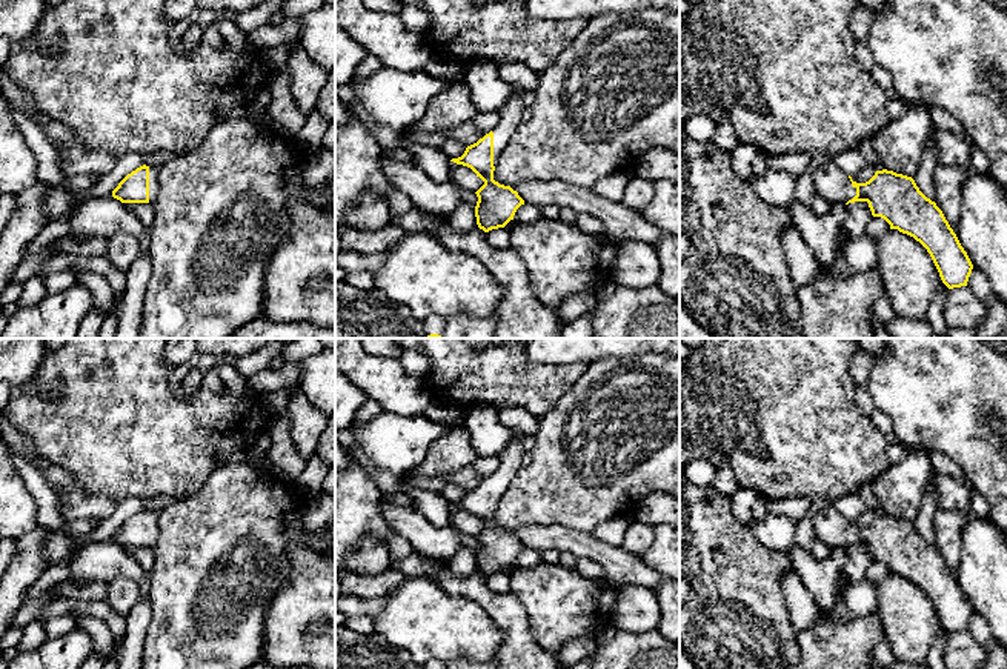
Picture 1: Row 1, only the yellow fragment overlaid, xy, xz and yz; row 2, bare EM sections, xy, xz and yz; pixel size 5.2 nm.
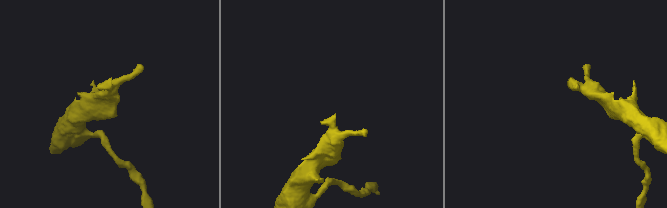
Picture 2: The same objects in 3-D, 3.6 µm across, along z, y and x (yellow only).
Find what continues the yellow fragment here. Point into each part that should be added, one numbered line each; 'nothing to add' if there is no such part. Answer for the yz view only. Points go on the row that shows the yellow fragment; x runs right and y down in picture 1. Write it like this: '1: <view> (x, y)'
1: yz (832, 185)

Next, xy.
1: xy (154, 186)

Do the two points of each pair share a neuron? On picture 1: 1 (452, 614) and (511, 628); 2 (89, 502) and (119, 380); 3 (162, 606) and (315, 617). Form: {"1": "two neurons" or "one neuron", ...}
{"1": "two neurons", "2": "two neurons", "3": "two neurons"}

